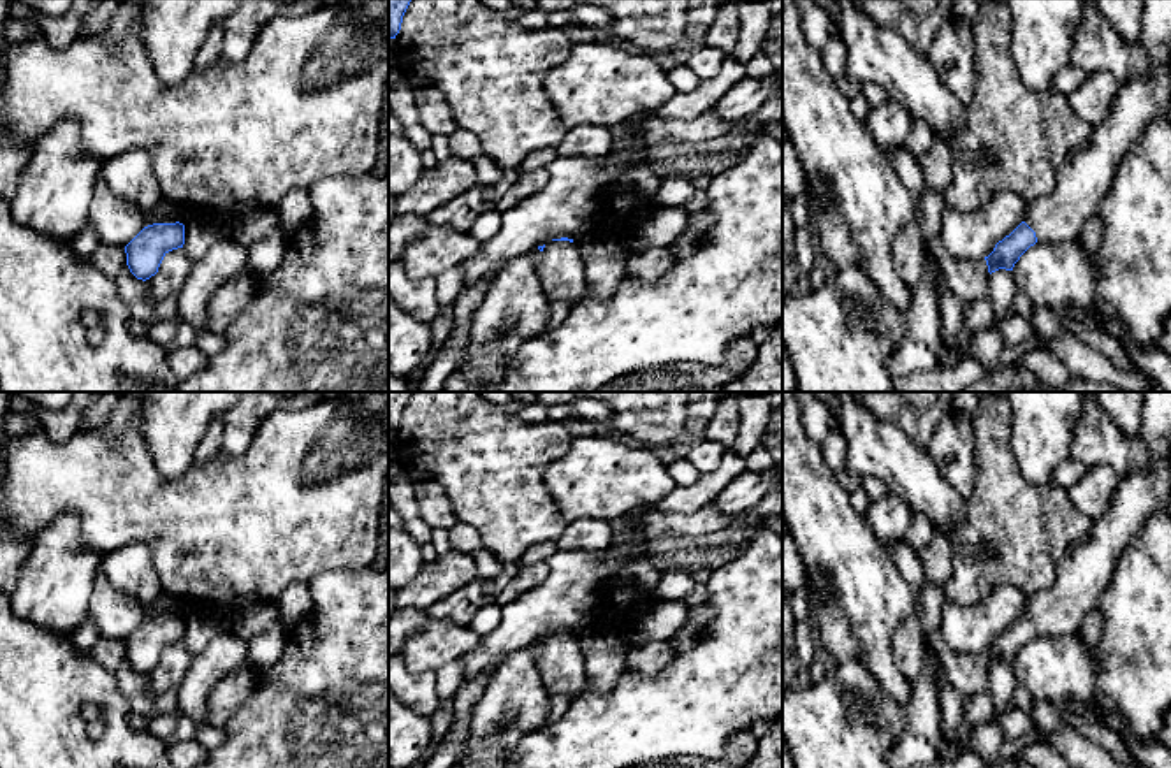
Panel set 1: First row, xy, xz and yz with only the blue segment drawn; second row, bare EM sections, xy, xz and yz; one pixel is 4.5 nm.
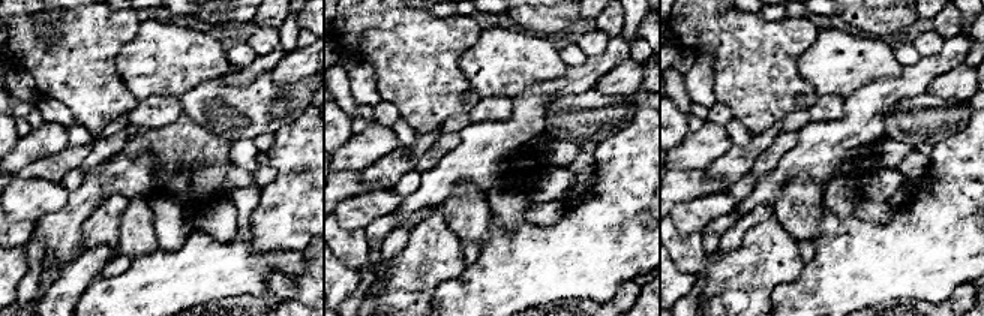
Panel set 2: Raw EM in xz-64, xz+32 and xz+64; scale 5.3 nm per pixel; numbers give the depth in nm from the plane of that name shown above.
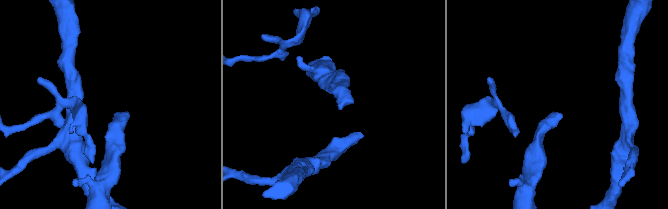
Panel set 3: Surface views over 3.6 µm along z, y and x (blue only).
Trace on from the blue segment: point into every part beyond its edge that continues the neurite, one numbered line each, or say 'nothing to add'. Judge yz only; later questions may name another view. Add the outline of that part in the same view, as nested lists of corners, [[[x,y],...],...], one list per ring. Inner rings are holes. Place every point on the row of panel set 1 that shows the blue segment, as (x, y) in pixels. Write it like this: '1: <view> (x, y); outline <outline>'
1: yz (1083, 181); outline [[[1146,0],[1139,46],[1150,58],[1150,70],[1139,79],[1120,84],[1108,116],[1092,125],[1088,139],[1076,148],[1058,170],[1055,190],[1027,204],[1025,223],[1036,232],[1037,241],[1080,241],[1081,227],[1106,199],[1122,156],[1150,121],[1167,116],[1171,104],[1171,0]]]

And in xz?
1: xz (561, 271); outline [[[549,241],[536,265],[549,302],[577,304],[586,293],[586,265],[578,241]]]

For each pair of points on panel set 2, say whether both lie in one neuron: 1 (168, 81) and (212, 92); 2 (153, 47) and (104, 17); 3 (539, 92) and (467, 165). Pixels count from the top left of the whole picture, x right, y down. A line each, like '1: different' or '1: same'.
1: different
2: different
3: same

